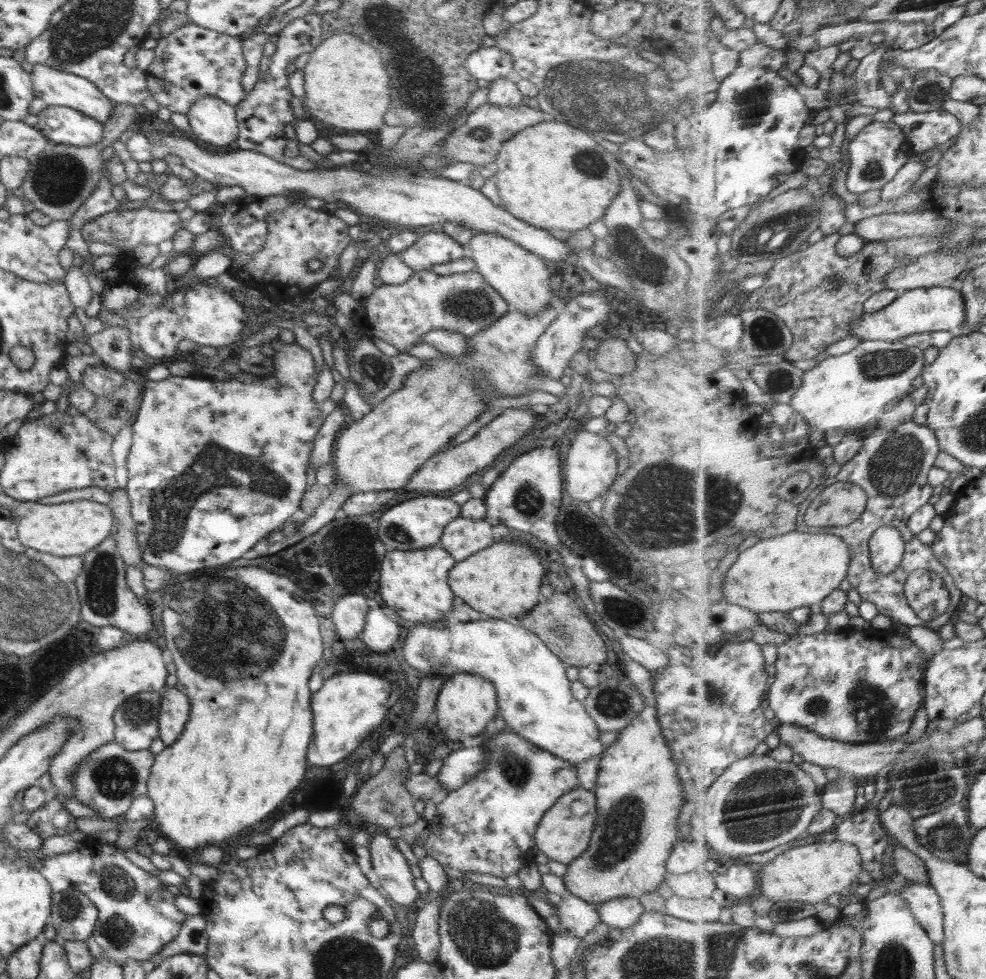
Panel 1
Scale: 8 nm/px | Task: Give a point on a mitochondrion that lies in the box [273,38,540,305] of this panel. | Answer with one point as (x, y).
(422, 92)

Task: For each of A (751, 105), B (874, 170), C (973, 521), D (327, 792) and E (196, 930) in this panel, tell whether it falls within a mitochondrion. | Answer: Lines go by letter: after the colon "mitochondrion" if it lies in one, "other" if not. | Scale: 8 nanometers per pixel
A: mitochondrion
B: mitochondrion
C: other
D: other
E: other

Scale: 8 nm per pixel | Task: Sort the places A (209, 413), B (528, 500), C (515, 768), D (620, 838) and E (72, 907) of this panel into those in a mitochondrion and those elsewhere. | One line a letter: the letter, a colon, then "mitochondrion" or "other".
A: other
B: mitochondrion
C: mitochondrion
D: mitochondrion
E: mitochondrion

